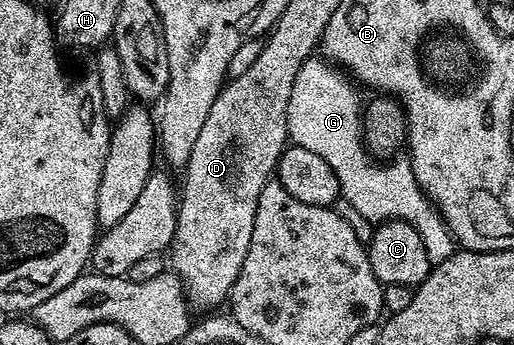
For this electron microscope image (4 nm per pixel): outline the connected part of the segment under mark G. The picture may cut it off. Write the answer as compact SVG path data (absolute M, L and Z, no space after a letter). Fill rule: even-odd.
M322 57L306 59L300 65L300 73L296 73L296 81L292 81L292 95L288 97L289 142L318 153L332 167L341 191L333 209L352 225L362 243L369 244L374 225L402 219L420 233L431 264L444 261L454 254L456 244L446 229L446 222L420 189L409 158L376 161L362 143L364 99L358 96L357 90L355 80L345 70Z

